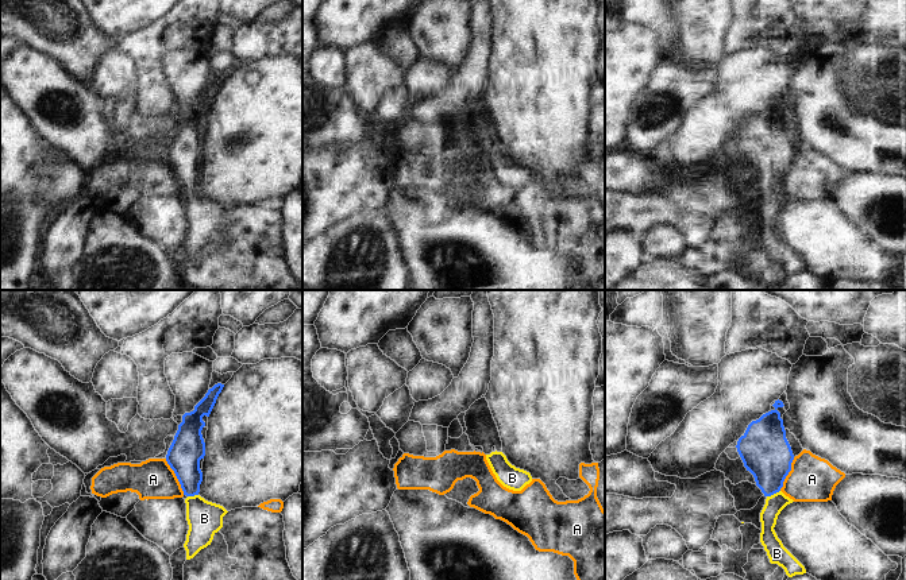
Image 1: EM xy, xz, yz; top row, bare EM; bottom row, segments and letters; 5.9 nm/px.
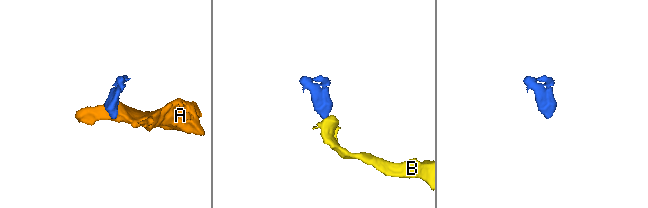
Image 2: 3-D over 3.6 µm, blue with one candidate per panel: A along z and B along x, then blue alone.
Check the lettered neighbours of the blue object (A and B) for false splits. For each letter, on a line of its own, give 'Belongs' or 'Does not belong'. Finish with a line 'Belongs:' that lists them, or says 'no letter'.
A: Does not belong
B: Belongs
Belongs: B

